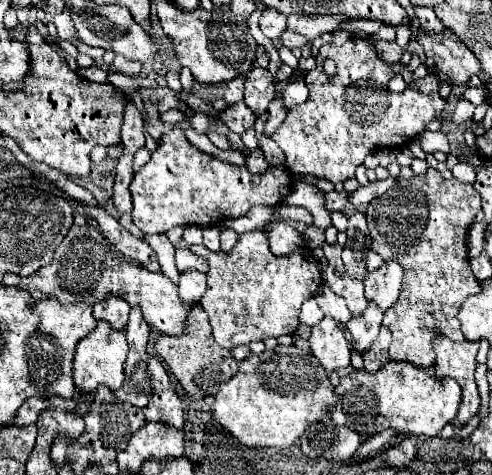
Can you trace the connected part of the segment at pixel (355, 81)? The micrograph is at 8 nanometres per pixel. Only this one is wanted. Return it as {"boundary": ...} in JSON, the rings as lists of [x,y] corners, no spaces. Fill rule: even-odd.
{"boundary":[[[350,38],[342,46],[326,44],[320,50],[320,56],[316,58],[316,68],[310,70],[304,76],[304,82],[306,82],[306,86],[310,90],[308,100],[304,104],[292,106],[288,110],[288,116],[282,122],[282,126],[272,134],[272,140],[286,154],[286,166],[290,170],[298,172],[298,174],[312,174],[316,178],[330,180],[332,184],[344,182],[348,178],[354,178],[354,170],[360,164],[364,164],[364,158],[370,152],[374,152],[378,148],[396,148],[396,146],[406,144],[414,136],[420,136],[424,132],[424,128],[432,120],[436,120],[436,116],[444,114],[446,102],[438,94],[440,82],[438,82],[438,78],[432,72],[426,74],[424,80],[412,82],[400,94],[388,92],[388,80],[392,76],[394,76],[392,68],[378,58],[374,46],[370,42],[366,42],[366,40]],[[326,58],[332,58],[336,62],[336,74],[332,78],[326,76],[324,68],[322,68],[322,64],[324,64]]]}

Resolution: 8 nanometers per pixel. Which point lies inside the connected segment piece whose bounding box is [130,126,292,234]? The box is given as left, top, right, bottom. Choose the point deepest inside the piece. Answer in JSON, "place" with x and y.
{"place":[180,185]}

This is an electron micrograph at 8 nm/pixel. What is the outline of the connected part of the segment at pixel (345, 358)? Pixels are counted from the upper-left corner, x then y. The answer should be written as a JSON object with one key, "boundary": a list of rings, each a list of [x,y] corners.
{"boundary":[[[330,316],[322,318],[320,324],[312,328],[310,336],[312,354],[326,368],[326,374],[332,376],[336,370],[350,366],[350,348],[342,332],[342,324],[332,320]]]}

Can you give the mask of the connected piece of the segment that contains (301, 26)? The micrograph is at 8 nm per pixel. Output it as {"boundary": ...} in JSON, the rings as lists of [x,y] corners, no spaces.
{"boundary":[[[295,14],[288,16],[287,28],[308,38],[321,37],[324,32],[334,32],[342,22],[348,22],[350,18],[344,14],[326,15],[303,15]]]}

